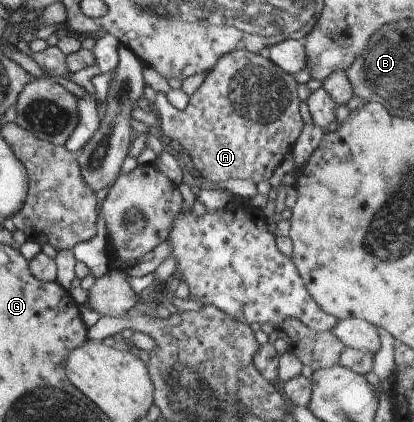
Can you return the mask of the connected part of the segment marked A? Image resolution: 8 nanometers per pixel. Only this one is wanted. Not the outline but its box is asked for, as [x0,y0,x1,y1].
[152,49,303,186]

